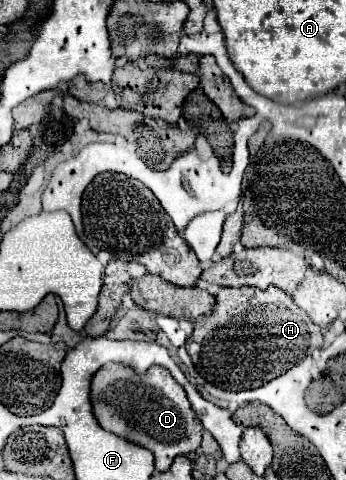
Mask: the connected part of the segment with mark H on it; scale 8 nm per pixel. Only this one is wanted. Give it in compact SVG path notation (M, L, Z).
M224 286L216 296L216 306L210 316L204 316L194 324L194 332L186 342L186 350L194 362L196 372L224 390L250 390L262 386L264 382L272 382L272 378L280 378L280 374L288 374L292 366L298 366L314 352L314 322L306 312L302 312L294 298L276 286L266 290L240 286L228 288Z

